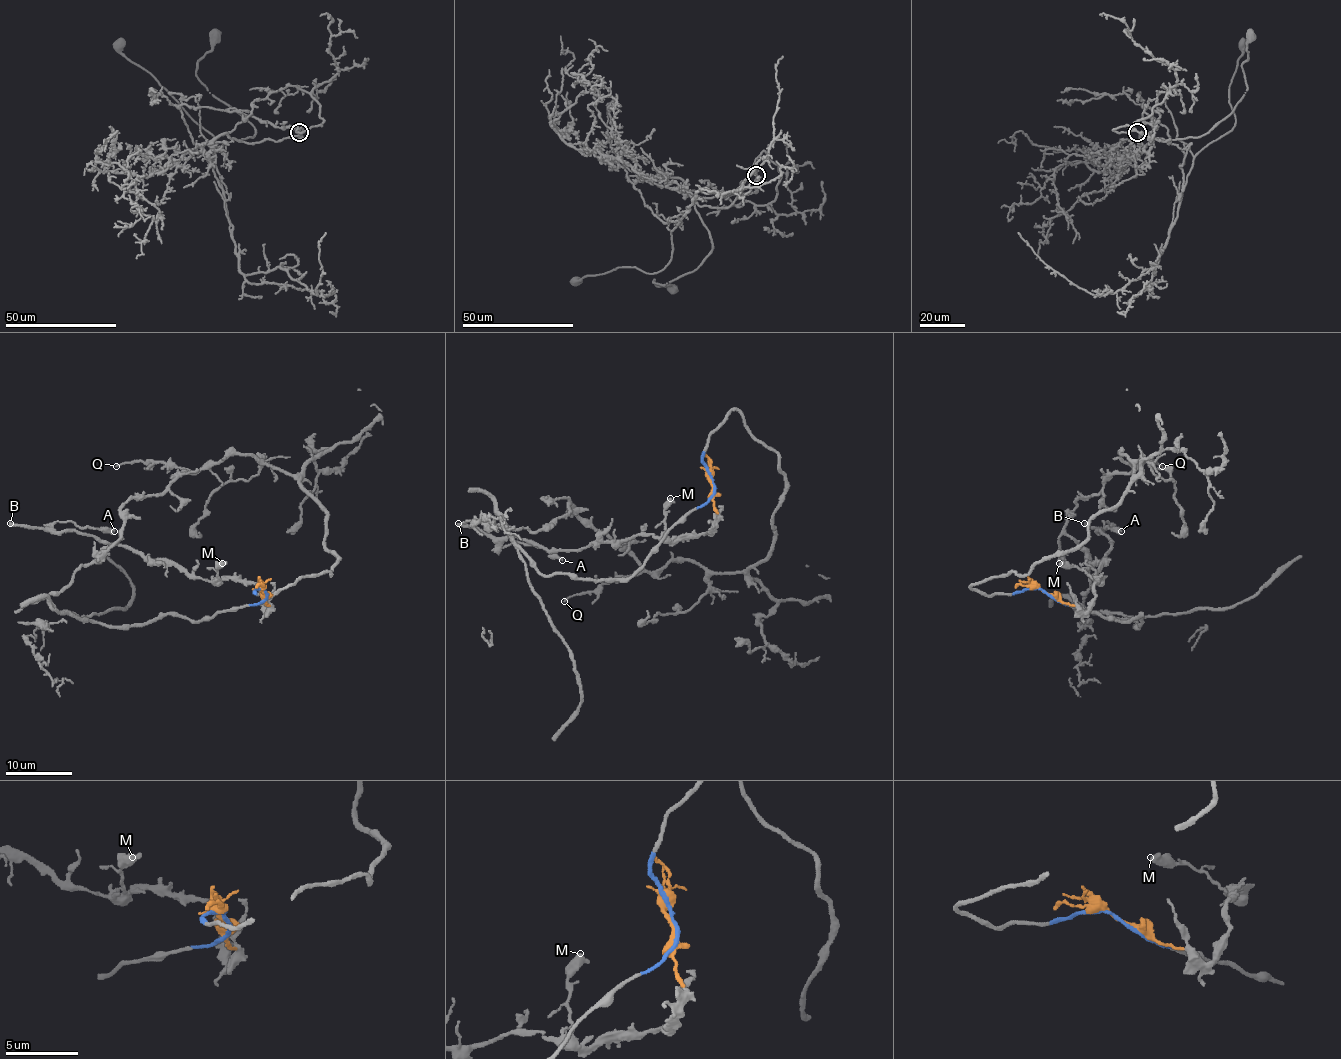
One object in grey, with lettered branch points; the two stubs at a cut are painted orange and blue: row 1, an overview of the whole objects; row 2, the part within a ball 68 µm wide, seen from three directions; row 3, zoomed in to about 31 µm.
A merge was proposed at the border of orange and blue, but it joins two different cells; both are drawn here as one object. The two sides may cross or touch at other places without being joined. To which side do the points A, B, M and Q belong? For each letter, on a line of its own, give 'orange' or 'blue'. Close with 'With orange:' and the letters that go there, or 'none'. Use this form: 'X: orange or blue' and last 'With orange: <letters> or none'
A: orange
B: orange
M: orange
Q: blue
With orange: A, B, M

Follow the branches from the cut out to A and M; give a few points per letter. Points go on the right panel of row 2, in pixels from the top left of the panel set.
A: (1044, 592), (1084, 610), (1111, 548), (1111, 540), (1097, 532), (1107, 522), (1102, 522), (1107, 528), (1121, 532)
M: (1044, 592), (1084, 610), (1094, 597), (1099, 579), (1092, 579), (1075, 567), (1059, 564)

